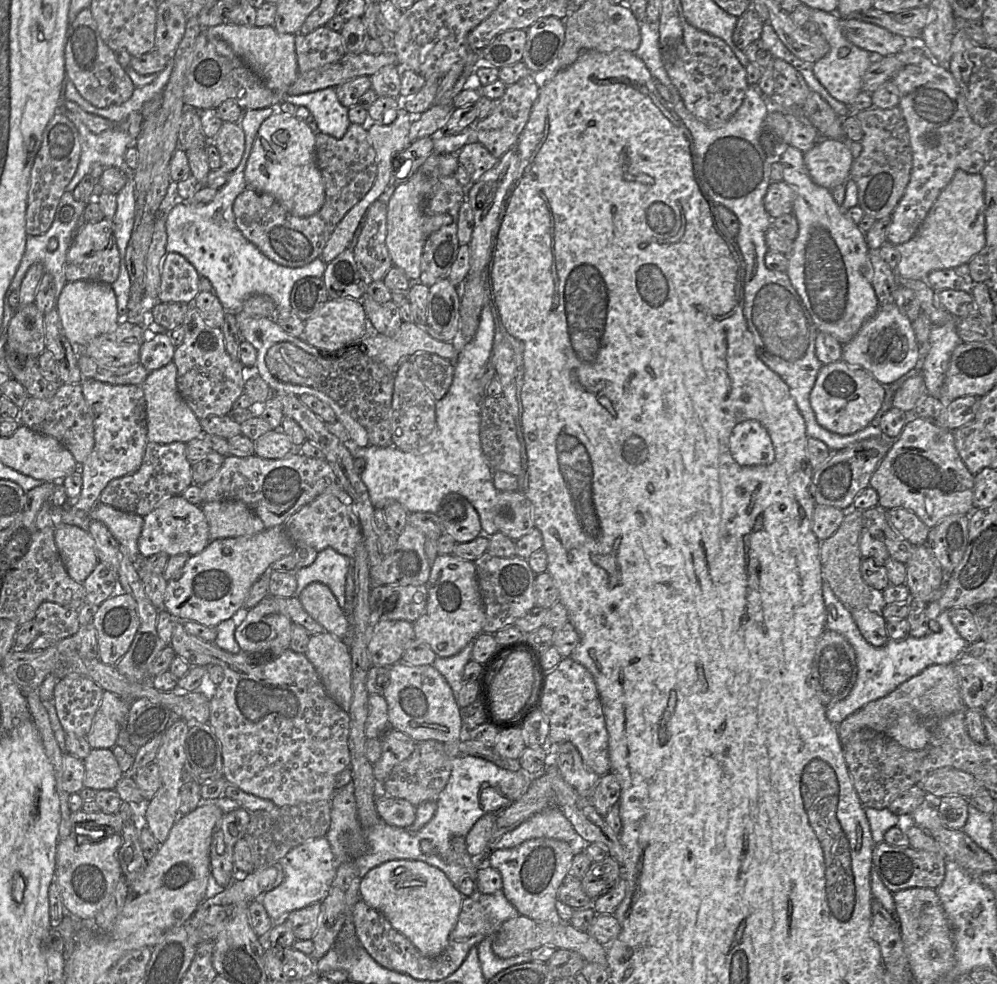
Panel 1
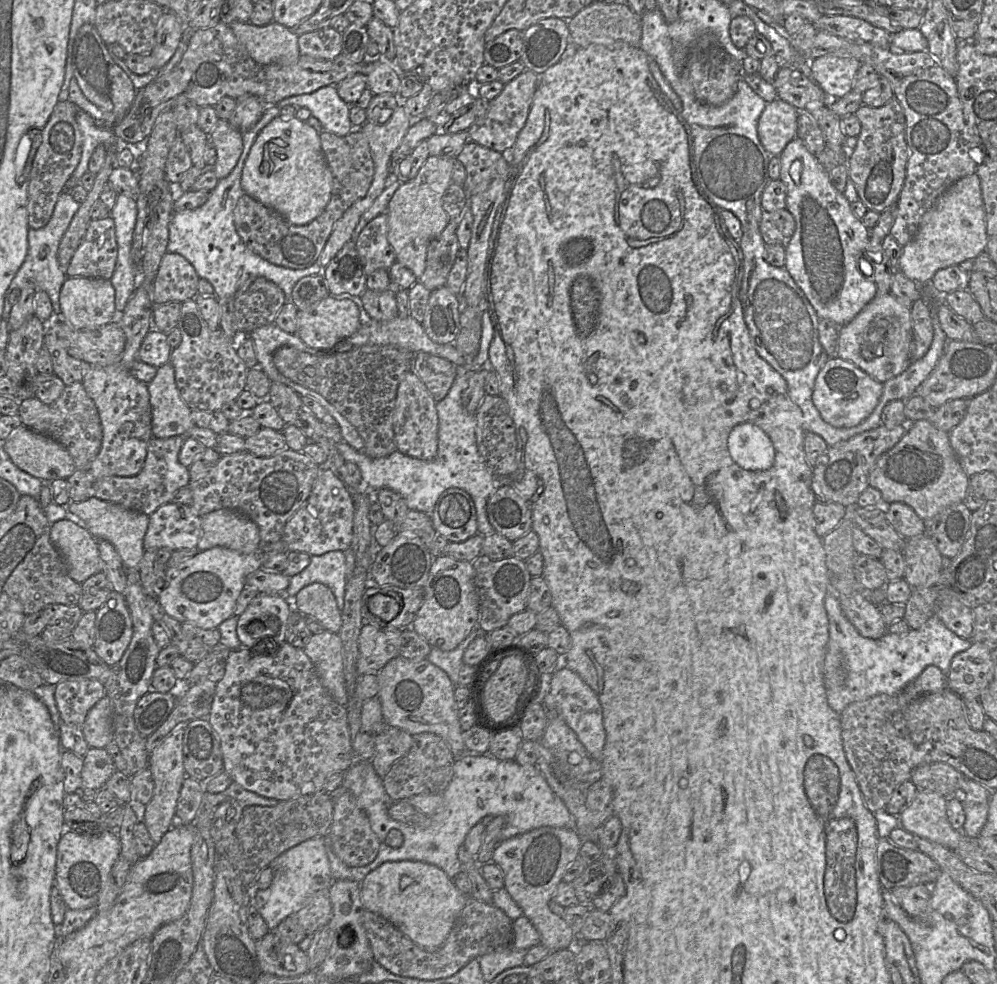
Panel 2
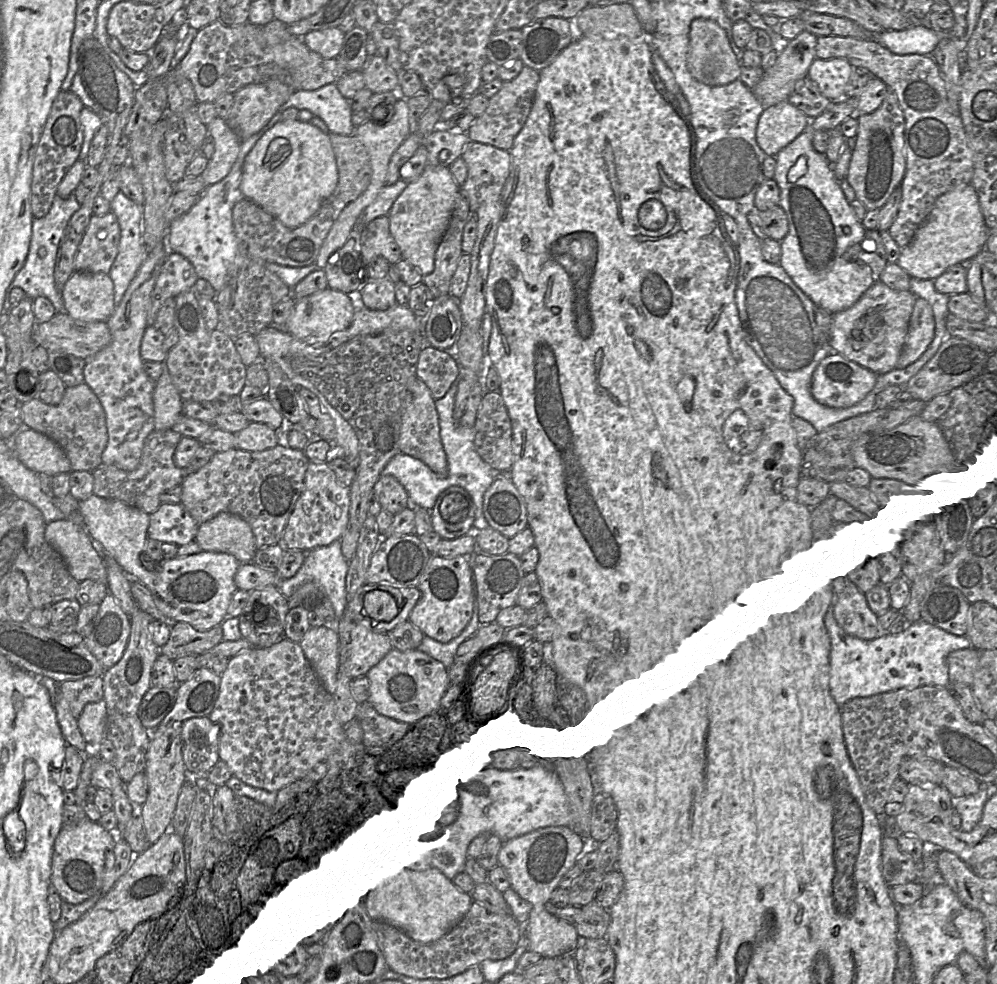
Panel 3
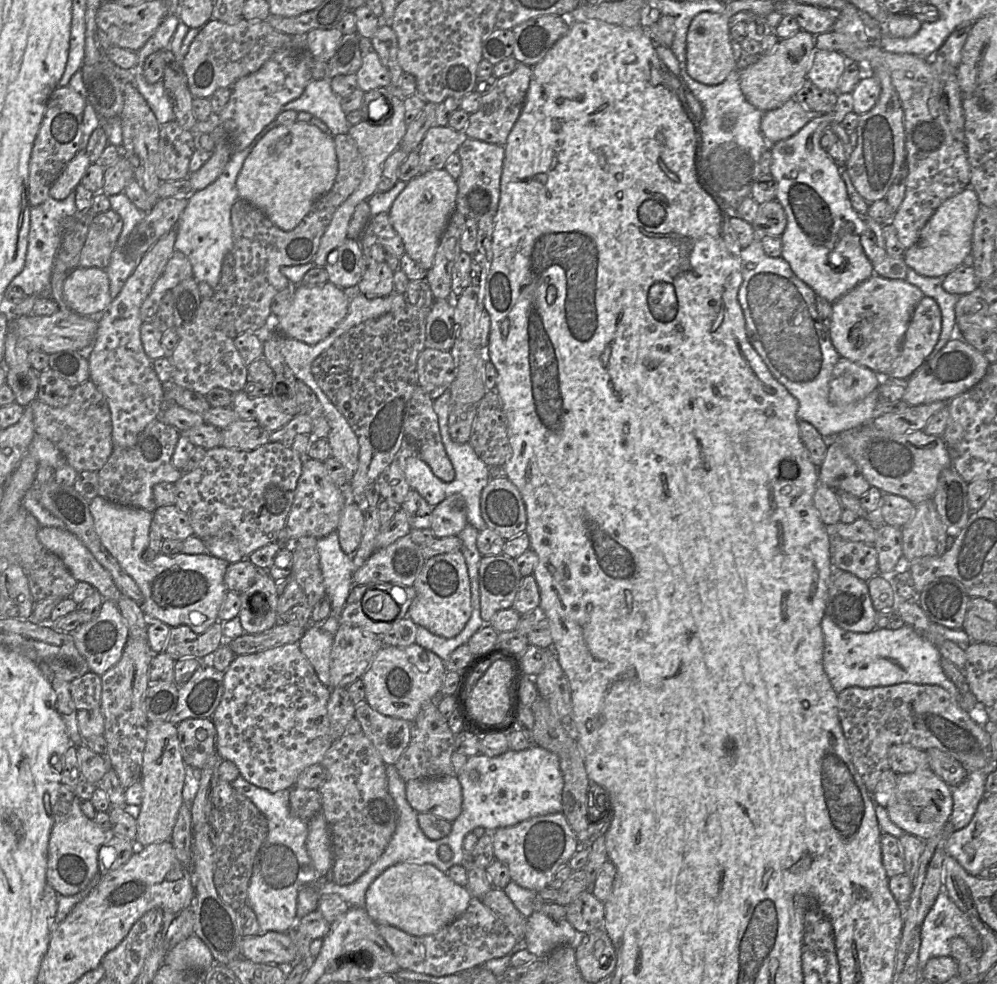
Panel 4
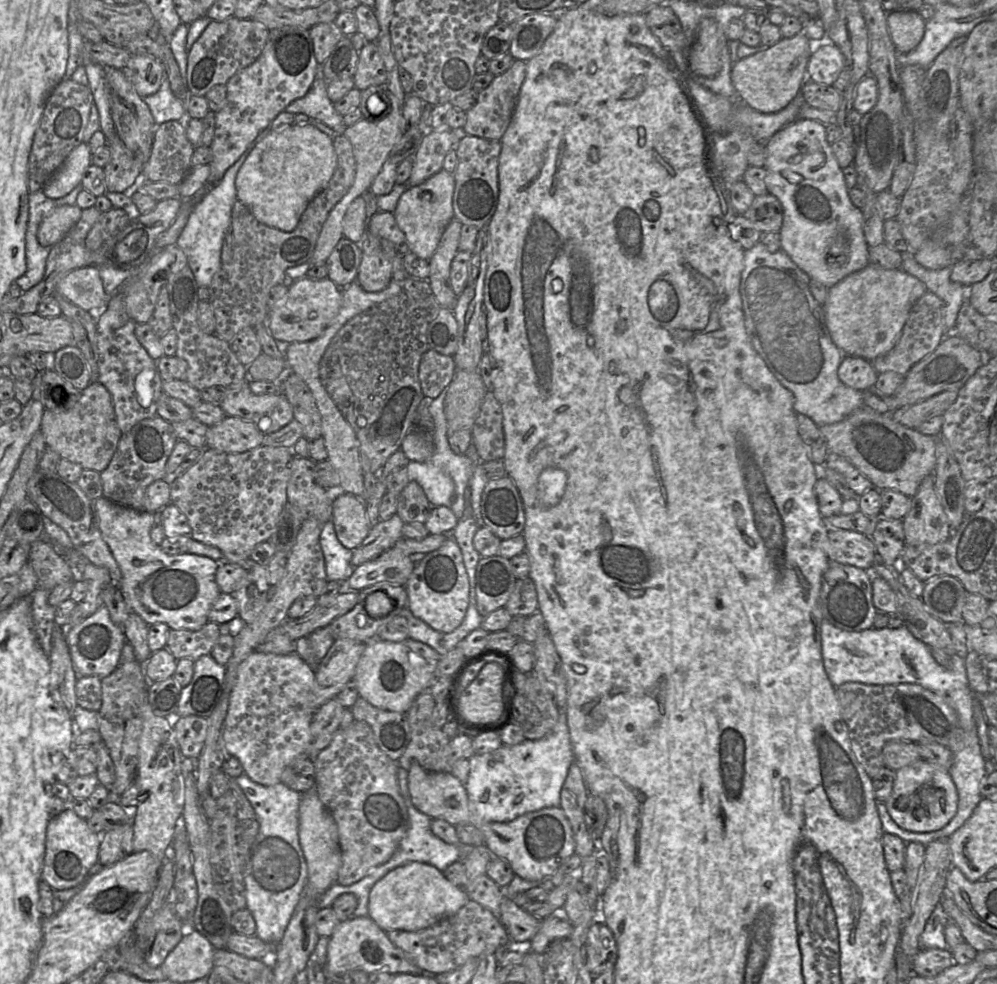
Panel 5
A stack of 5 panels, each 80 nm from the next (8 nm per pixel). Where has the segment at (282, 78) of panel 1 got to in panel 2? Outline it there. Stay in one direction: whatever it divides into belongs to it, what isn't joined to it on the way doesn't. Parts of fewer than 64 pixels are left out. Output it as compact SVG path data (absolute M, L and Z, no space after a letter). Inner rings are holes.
M272 21L265 26L233 22L227 24L250 56L258 63L287 66L298 61L298 35L290 28Z

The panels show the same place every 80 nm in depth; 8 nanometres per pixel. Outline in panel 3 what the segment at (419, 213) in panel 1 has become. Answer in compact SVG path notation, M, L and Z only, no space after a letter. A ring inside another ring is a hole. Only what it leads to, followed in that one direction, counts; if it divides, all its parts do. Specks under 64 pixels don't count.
M427 164L421 176L399 195L388 214L390 232L400 247L402 257L417 267L423 276L434 269L435 253L450 224L459 189L449 167Z

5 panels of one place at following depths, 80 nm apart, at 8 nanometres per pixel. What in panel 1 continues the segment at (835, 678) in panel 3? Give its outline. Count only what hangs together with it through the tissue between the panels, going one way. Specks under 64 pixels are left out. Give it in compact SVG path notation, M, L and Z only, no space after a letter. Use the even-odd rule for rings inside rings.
M823 583L823 599L826 609L826 627L844 636L853 647L856 654L857 676L850 693L841 701L826 709L827 719L834 725L839 725L845 718L865 706L870 701L885 697L905 681L934 664L954 664L961 653L970 645L952 624L949 611L942 611L936 619L940 630L922 638L907 636L903 640L891 640L880 647L868 643L860 633L848 609L833 593L828 585Z

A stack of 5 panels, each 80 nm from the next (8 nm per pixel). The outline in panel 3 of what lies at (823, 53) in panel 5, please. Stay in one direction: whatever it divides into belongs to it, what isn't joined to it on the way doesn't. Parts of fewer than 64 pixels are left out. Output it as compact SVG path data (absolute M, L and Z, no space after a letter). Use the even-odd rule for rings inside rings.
M815 57L806 76L831 101L845 97L845 86L849 81L852 65L842 58L822 59Z

